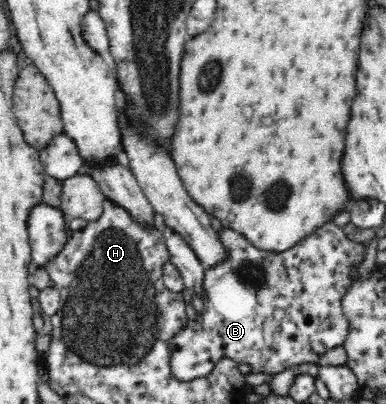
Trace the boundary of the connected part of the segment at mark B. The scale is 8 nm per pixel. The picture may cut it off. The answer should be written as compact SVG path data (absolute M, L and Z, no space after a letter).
M334 221L325 222L321 228L317 228L311 236L303 238L301 242L297 242L293 248L285 250L285 252L269 252L267 250L259 250L255 248L245 236L231 230L230 228L222 227L220 233L218 233L219 240L223 243L223 247L227 249L227 259L217 267L213 269L205 270L202 301L203 310L197 315L196 320L188 320L184 329L181 329L173 338L168 342L168 350L170 350L169 366L171 374L181 382L189 382L201 376L207 376L212 372L214 366L221 360L221 358L231 358L238 362L238 364L249 364L250 372L255 374L271 374L275 375L278 372L283 372L291 366L299 366L299 364L315 364L321 358L322 354L325 354L332 348L342 346L346 336L349 334L349 323L343 314L341 306L341 299L344 294L349 290L351 284L350 272L353 265L360 265L365 260L365 247L366 244L357 243L347 238L347 235L343 233L341 226L337 225Z

